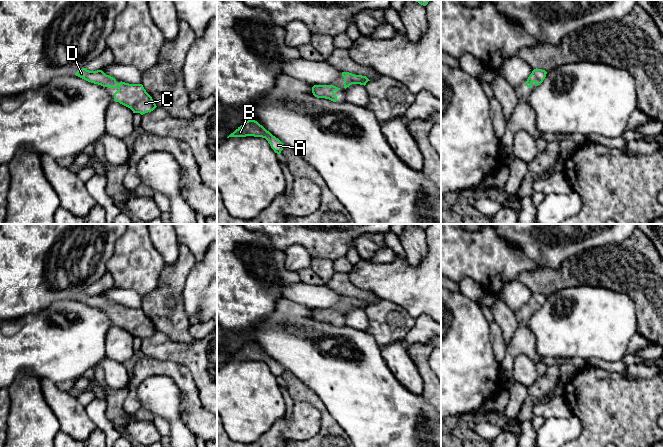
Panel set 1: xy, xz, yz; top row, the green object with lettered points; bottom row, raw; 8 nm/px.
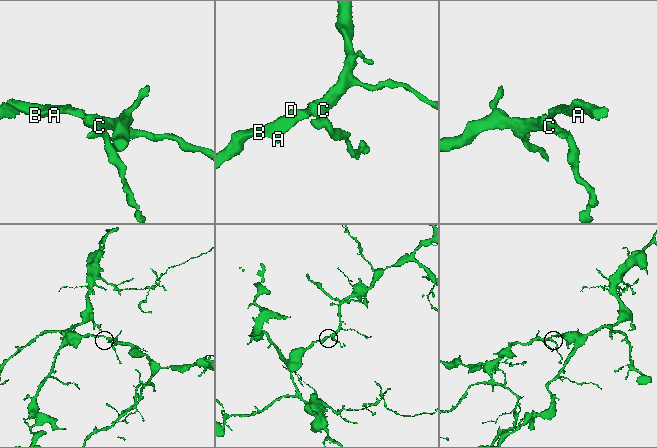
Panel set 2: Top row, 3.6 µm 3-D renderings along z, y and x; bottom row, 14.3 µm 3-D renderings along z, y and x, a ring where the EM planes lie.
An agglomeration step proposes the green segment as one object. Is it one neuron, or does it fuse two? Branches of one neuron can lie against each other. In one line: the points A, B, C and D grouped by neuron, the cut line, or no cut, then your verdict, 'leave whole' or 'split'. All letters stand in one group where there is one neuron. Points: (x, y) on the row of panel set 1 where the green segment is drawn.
A B C D; no cut; leave whole

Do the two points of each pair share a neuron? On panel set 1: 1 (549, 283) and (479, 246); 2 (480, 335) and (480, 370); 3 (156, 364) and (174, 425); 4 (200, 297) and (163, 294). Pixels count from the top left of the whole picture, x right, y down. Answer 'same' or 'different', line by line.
1: different
2: same
3: different
4: different

